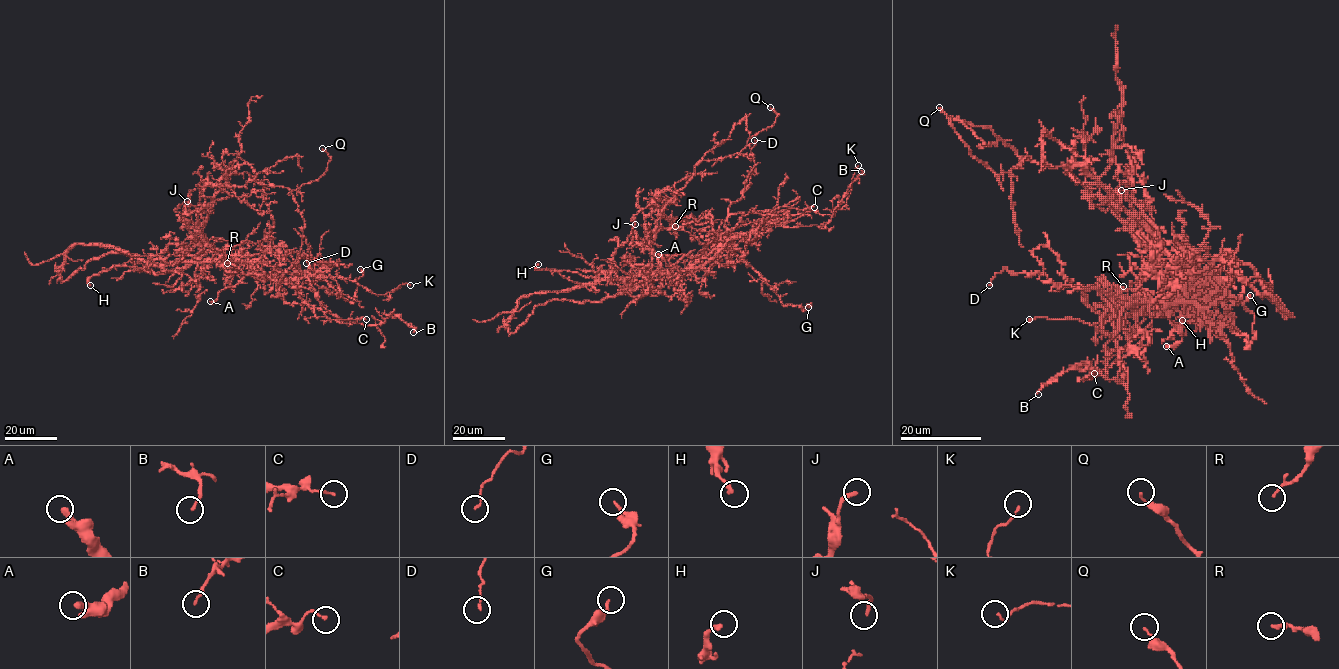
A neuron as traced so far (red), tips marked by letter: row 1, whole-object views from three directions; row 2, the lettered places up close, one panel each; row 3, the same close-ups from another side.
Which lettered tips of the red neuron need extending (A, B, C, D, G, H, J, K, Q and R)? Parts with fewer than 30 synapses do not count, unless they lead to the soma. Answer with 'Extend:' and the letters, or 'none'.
Extend: none

